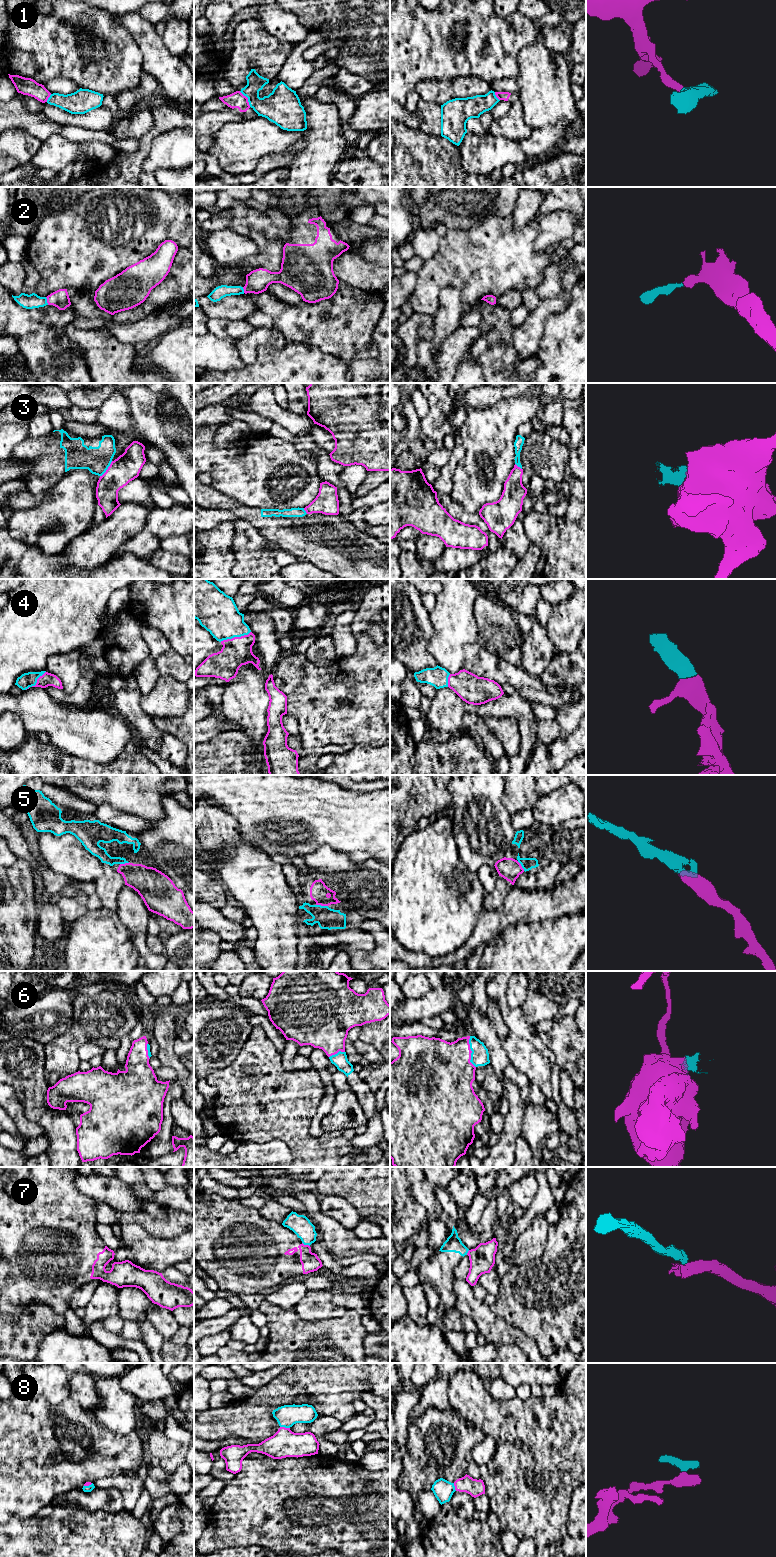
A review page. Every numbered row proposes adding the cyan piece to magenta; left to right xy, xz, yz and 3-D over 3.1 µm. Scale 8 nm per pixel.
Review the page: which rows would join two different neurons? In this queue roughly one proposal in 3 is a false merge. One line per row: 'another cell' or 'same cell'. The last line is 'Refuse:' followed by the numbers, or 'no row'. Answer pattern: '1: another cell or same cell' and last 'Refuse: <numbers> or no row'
1: another cell
2: same cell
3: another cell
4: same cell
5: same cell
6: same cell
7: another cell
8: same cell
Refuse: 1, 3, 7

